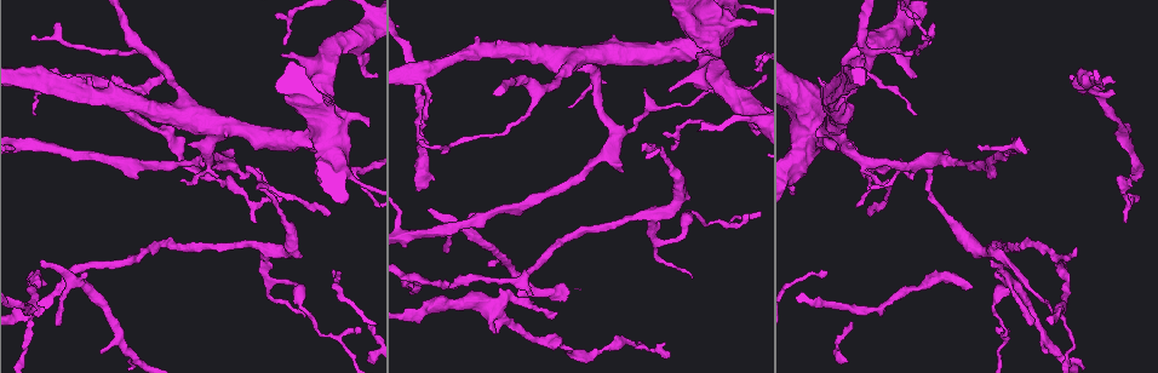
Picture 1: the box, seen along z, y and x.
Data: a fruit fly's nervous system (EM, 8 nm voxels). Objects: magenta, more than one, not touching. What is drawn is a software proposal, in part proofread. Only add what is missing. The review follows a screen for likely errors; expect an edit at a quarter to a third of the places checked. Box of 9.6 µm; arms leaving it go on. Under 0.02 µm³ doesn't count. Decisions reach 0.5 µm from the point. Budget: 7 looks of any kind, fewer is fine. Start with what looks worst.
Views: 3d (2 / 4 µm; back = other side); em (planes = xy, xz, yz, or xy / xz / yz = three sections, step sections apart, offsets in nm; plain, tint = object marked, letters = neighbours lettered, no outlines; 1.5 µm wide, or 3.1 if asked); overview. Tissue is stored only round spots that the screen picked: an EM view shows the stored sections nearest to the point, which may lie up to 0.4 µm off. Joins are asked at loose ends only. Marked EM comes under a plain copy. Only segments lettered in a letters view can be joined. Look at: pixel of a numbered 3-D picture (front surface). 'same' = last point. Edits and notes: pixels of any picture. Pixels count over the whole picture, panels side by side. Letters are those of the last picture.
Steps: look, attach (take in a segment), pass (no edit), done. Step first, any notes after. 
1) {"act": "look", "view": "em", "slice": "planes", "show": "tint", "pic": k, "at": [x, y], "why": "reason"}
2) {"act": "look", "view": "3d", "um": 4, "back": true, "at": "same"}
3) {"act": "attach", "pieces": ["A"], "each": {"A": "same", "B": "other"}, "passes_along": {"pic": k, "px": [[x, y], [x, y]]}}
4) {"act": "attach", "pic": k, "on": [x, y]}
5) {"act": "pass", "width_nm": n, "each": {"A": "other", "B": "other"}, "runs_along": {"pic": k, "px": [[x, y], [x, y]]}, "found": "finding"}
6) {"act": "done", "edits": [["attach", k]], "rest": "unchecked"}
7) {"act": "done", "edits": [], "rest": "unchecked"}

{"act": "look", "view": "3d", "um": 4, "pic": 1, "at": [1029, 323], "why": "branch stops here"}

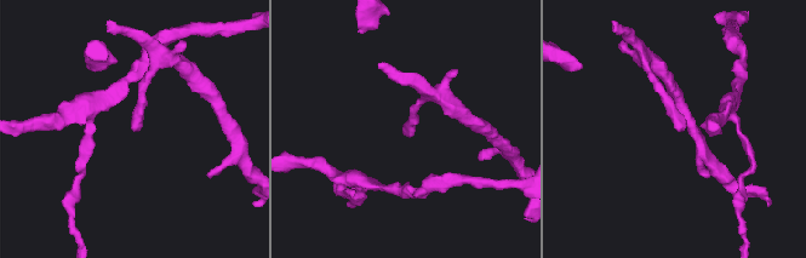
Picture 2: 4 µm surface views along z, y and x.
{"act": "look", "view": "em", "slice": "planes", "show": "letters", "pic": 2, "at": [676, 126], "why": "shape alone is not enough"}

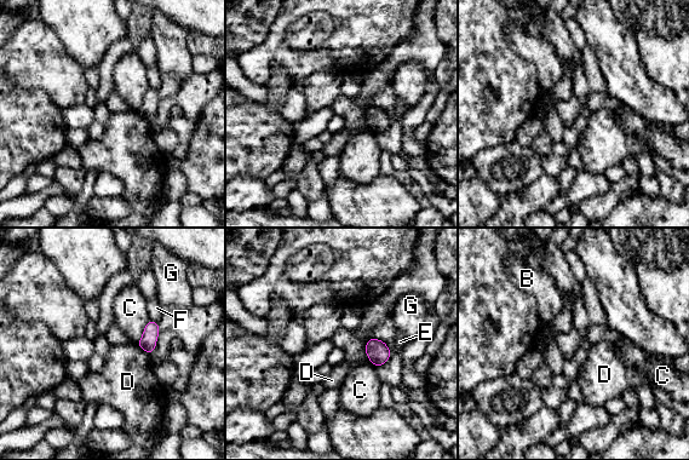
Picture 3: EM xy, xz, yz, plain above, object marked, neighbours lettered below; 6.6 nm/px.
{"act": "pass", "each": {"B": "other", "C": "other", "D": "other", "E": "other", "F": "other", "G": "other"}, "border": {"pic": 3, "px": [[385, 344], [391, 352]]}, "found": "no lettered segment goes on from it"}

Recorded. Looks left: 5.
{"act": "look", "view": "3d", "um": 2, "pic": 1, "at": [556, 312]}

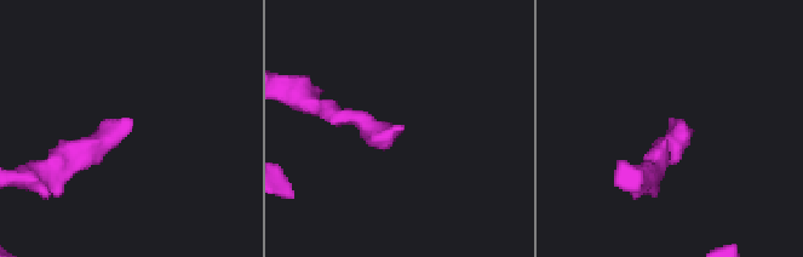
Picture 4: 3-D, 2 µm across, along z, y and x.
{"act": "look", "view": "em", "slice": "planes", "show": "letters", "pic": 4, "at": [128, 123], "why": "now the EM"}

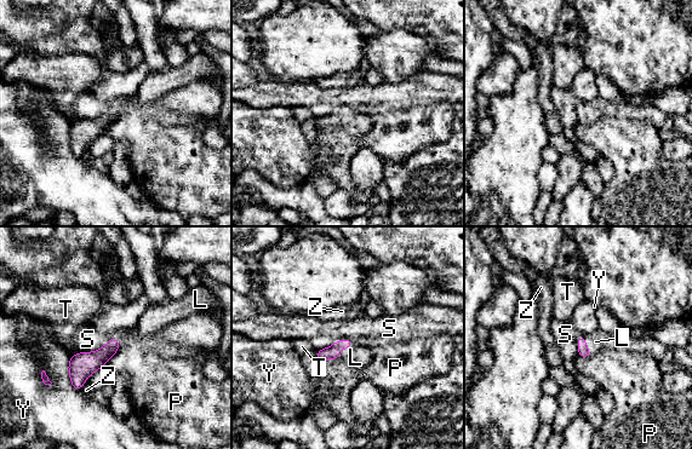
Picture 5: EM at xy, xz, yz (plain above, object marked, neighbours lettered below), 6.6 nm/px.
{"act": "attach", "pieces": ["L"], "each": {"L": "same", "P": "other", "S": "other", "T": "other", "Y": "other", "Z": "other"}, "passes_along": {"pic": 5, "px": [[332, 352], [344, 347], [355, 357]]}, "found": "it goes on there"}

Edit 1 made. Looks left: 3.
{"act": "look", "view": "overview"}

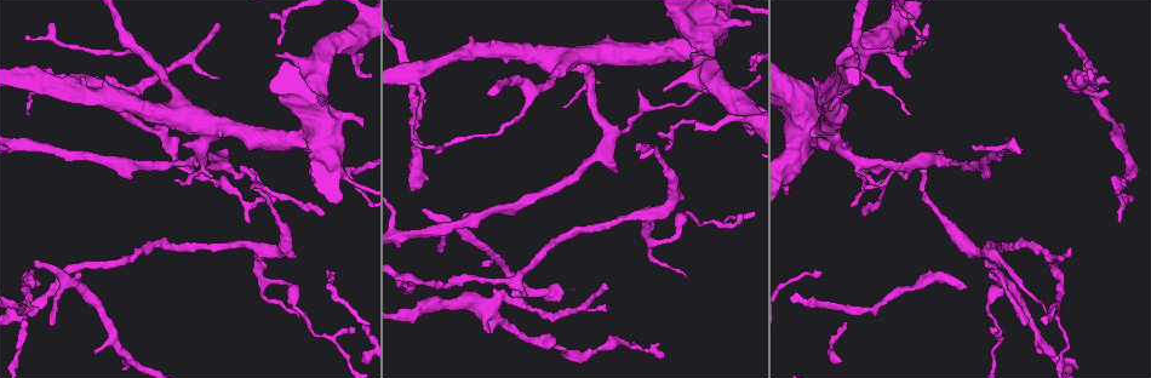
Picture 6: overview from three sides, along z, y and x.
{"act": "look", "view": "em", "slice": "xz", "step": 8, "show": "letters", "pic": 6, "at": [218, 25], "why": "thin end"}

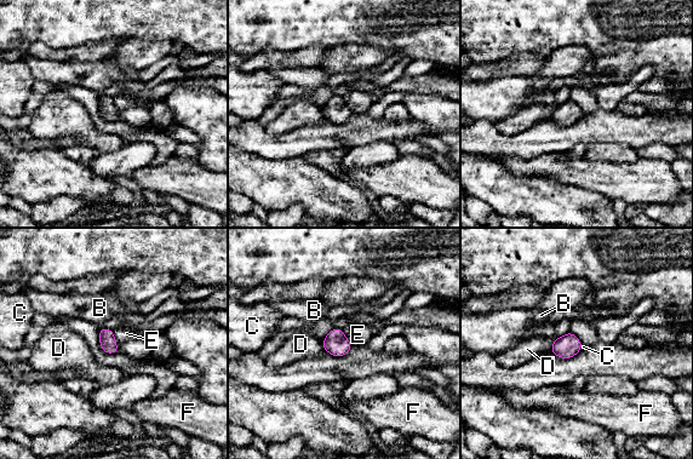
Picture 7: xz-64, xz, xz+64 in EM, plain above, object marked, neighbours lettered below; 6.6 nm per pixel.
{"act": "look", "view": "em", "slice": "planes", "show": "letters", "at": "same"}

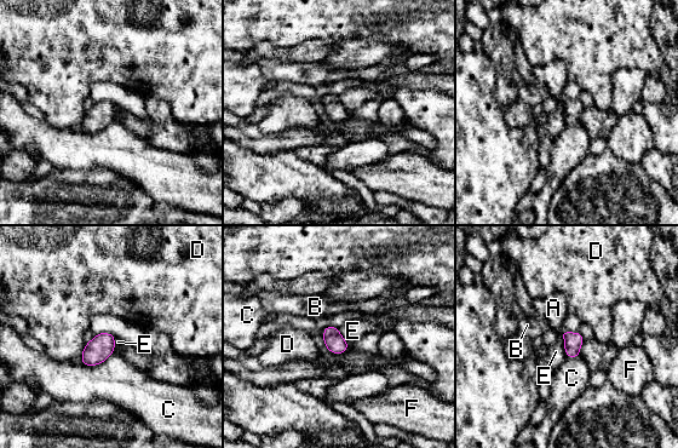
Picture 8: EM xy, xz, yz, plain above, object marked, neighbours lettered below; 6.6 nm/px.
{"act": "attach", "pieces": ["A"], "each": {"A": "same", "B": "other", "C": "other", "D": "other", "E": "other", "F": "other"}, "passes_along": {"pic": 8, "px": [[573, 342], [562, 331], [553, 308]]}, "found": "it goes on there"}

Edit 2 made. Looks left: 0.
{"act": "done", "edits": [["attach", 5], ["attach", 8]], "rest": "unchecked"}

